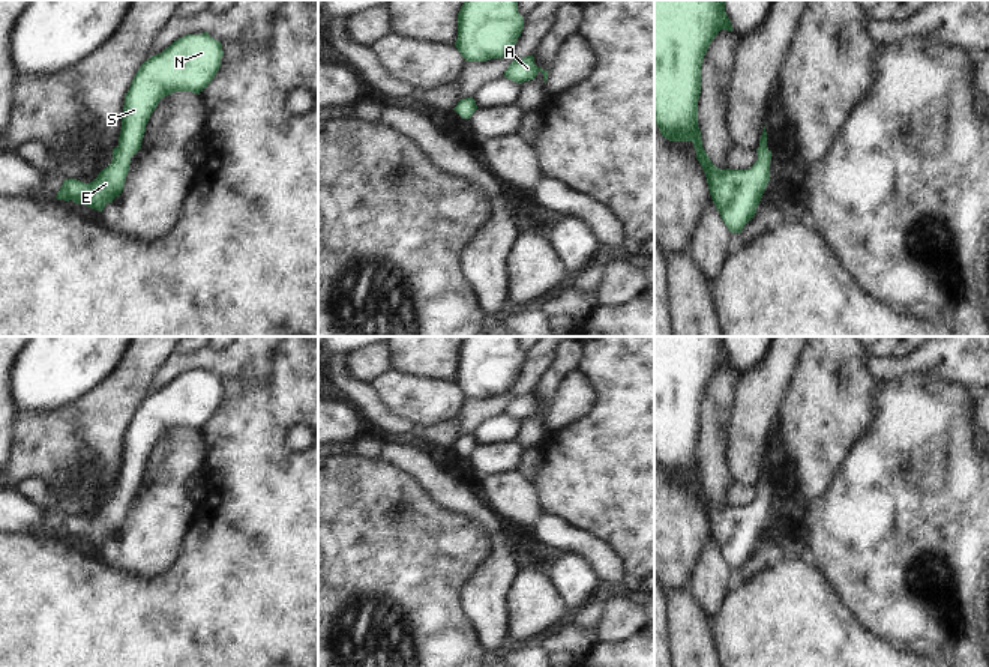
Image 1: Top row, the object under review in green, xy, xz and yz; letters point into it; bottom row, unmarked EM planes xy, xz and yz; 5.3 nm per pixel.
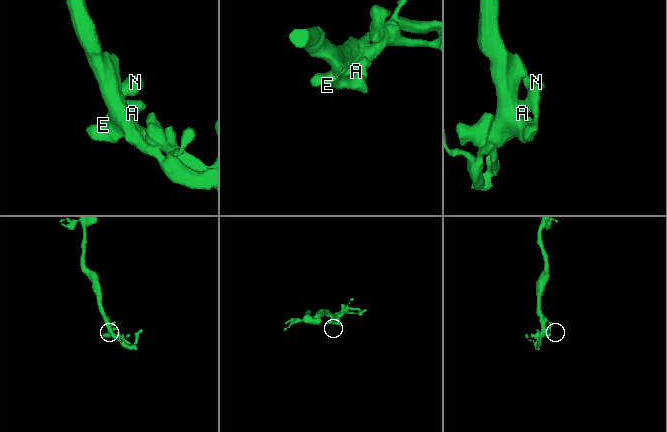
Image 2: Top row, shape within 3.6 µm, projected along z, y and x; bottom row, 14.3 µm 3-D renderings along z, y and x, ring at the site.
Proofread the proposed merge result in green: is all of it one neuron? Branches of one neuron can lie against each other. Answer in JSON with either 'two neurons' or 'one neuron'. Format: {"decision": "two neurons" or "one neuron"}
{"decision": "one neuron"}

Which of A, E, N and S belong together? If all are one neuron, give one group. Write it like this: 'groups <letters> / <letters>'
groups A E N S

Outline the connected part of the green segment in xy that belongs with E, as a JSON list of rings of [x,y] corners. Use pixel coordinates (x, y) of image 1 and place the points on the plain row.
[[[204,368],[179,374],[146,397],[125,433],[122,467],[111,500],[90,520],[66,515],[56,535],[102,548],[107,539],[120,533],[131,494],[141,485],[146,461],[159,437],[174,428],[200,431],[219,407],[222,392],[222,380]]]

